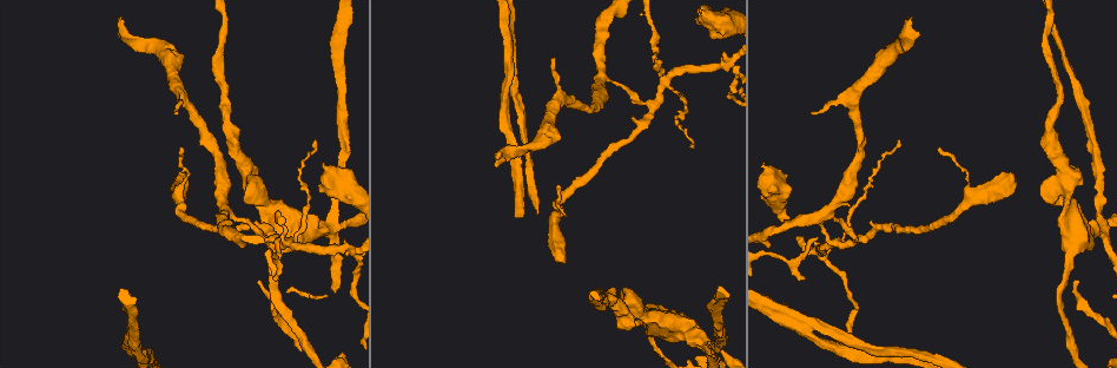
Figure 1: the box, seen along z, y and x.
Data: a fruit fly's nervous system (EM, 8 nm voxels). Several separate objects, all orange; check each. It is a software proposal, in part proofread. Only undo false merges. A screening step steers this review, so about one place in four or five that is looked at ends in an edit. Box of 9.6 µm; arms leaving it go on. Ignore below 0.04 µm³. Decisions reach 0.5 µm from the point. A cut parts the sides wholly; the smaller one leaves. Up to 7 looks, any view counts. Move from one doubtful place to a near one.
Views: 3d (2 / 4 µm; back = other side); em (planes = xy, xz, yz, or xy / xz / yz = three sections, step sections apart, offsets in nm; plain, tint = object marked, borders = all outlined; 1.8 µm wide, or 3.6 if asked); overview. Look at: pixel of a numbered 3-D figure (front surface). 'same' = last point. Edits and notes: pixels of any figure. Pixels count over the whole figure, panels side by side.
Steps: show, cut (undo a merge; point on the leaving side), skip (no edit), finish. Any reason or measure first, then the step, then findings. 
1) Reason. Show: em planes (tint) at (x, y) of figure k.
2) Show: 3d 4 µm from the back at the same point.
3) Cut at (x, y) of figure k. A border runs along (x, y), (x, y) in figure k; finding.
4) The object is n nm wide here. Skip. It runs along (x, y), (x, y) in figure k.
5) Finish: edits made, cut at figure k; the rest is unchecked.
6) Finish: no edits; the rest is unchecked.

Narrows sharply. Show: em planes (plain) at (325, 230) of figure 1.

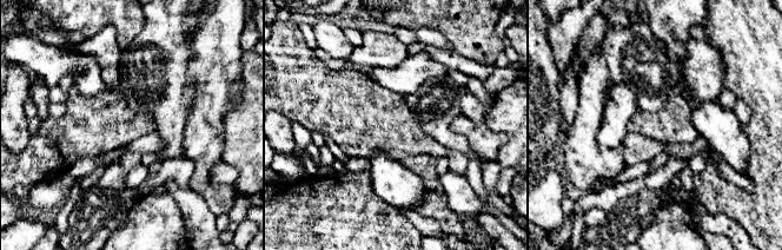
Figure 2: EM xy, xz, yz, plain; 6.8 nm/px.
Show: em planes (tint) at the same point.

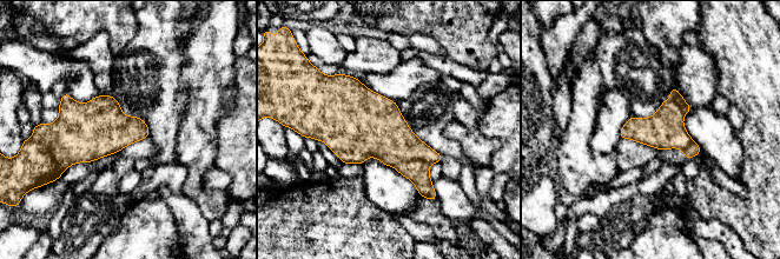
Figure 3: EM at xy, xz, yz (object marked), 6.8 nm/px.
Cut at (417, 171) of figure 3. A border runs along (429, 163), (411, 160), (394, 166) in figure 3; a second cell is stuck on.

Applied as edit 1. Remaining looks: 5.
Sudden change in width. Show: 3d 2 µm at (896, 48) of figure 1.

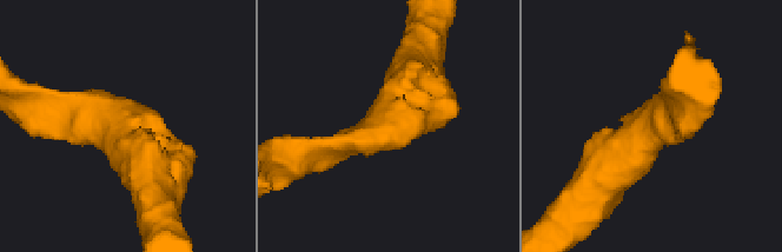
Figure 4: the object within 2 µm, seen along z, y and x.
Show: em xz step 4 (tint) at (661, 123) of figure 4.

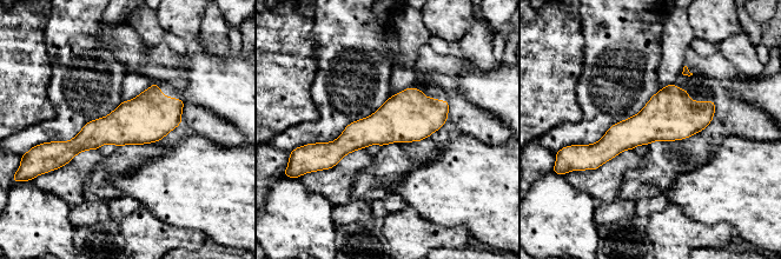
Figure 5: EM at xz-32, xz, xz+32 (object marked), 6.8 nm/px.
Cut it another way. Show: em planes (tint) at the same point.

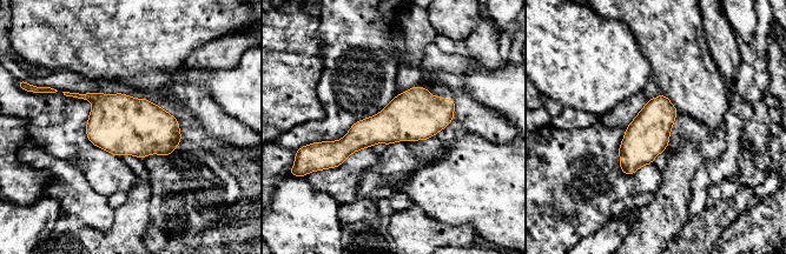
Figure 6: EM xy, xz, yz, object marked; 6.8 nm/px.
The object is 300 nm wide here. Skip. It runs along (451, 102), (345, 146), (325, 146) in figure 6; all the same cell.

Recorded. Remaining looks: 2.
Show: em xz step 8 (tint) at (728, 63) of figure 1.

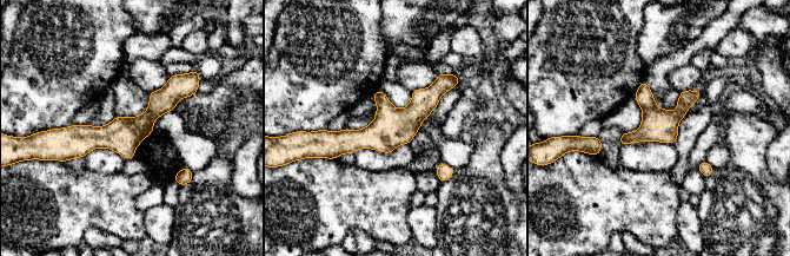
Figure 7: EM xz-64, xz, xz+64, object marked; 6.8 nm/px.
Show: em planes (tint) at the same point.

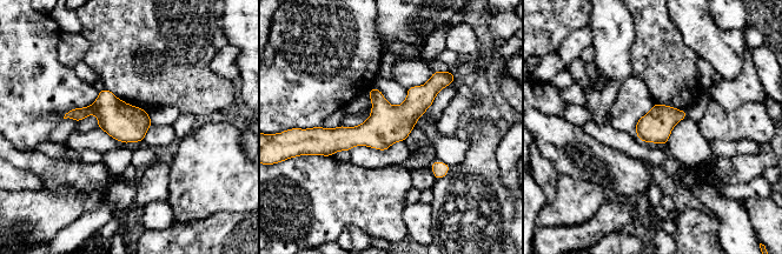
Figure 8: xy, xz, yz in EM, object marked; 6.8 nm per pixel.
The object is 220 nm wide here. Skip. It runs along (446, 81), (378, 132), (322, 136) in figure 8; continuous, no second cell.

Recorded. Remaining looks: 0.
Finish: edits made, cut at figure 3; the rest is unchecked.

